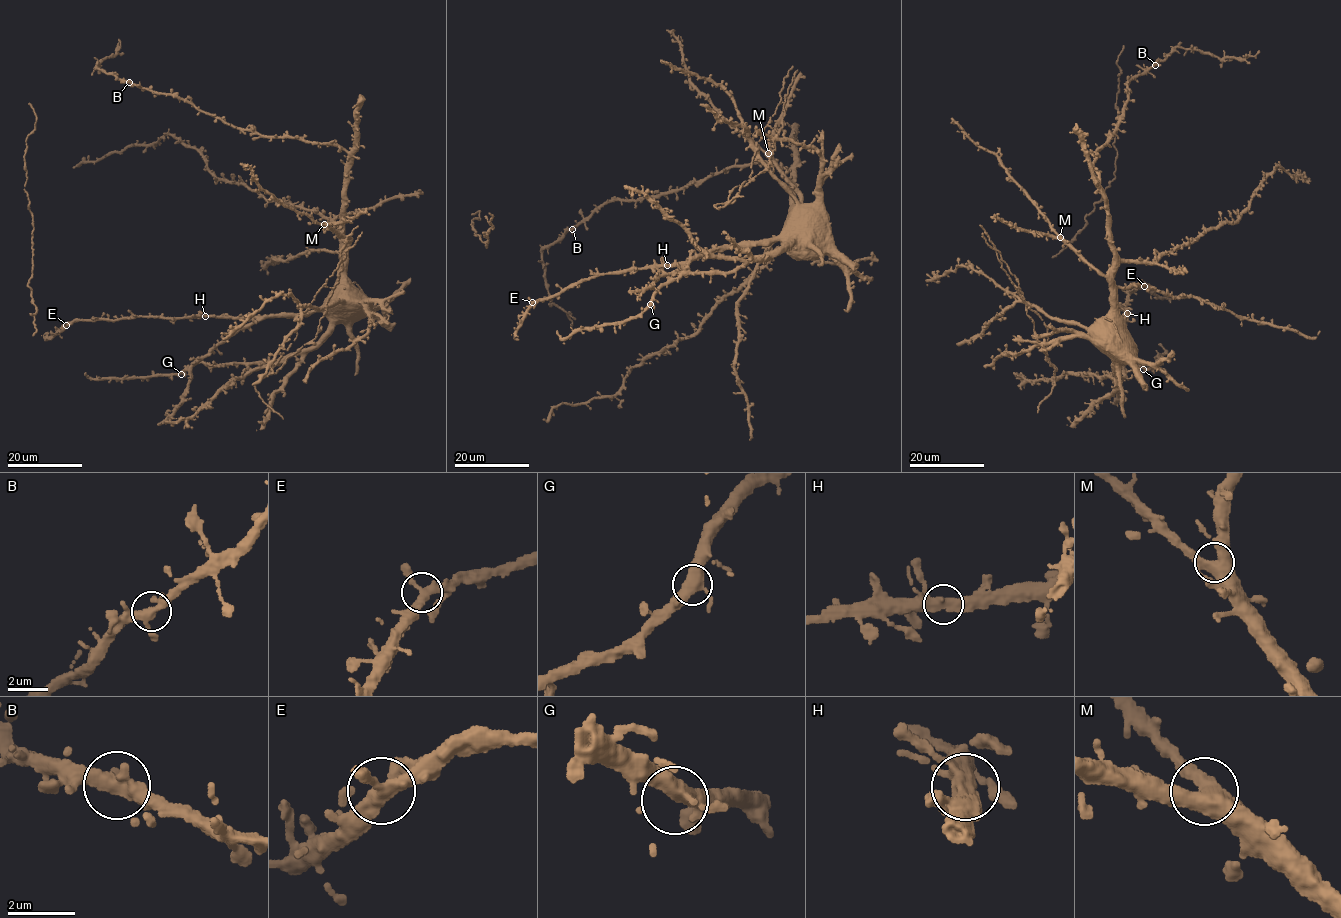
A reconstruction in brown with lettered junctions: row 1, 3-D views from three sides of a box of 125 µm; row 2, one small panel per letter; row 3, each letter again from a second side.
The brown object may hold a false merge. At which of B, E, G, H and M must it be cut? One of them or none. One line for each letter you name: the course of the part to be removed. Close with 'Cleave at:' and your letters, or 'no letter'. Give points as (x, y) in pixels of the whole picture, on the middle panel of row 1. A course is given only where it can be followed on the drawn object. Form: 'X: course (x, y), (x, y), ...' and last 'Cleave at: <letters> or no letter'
Cleave at: no letter

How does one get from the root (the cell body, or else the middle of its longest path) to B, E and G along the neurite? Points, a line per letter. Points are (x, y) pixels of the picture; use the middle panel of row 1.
B: (827, 239), (800, 226), (790, 170), (767, 161), (732, 166), (654, 196), (608, 200), (572, 228)
E: (827, 239), (830, 237), (824, 231), (789, 232), (780, 238), (711, 250), (686, 261), (594, 274), (532, 302)
G: (827, 239), (830, 237), (807, 238), (801, 242), (753, 256), (728, 272), (680, 274), (662, 284), (650, 304)

